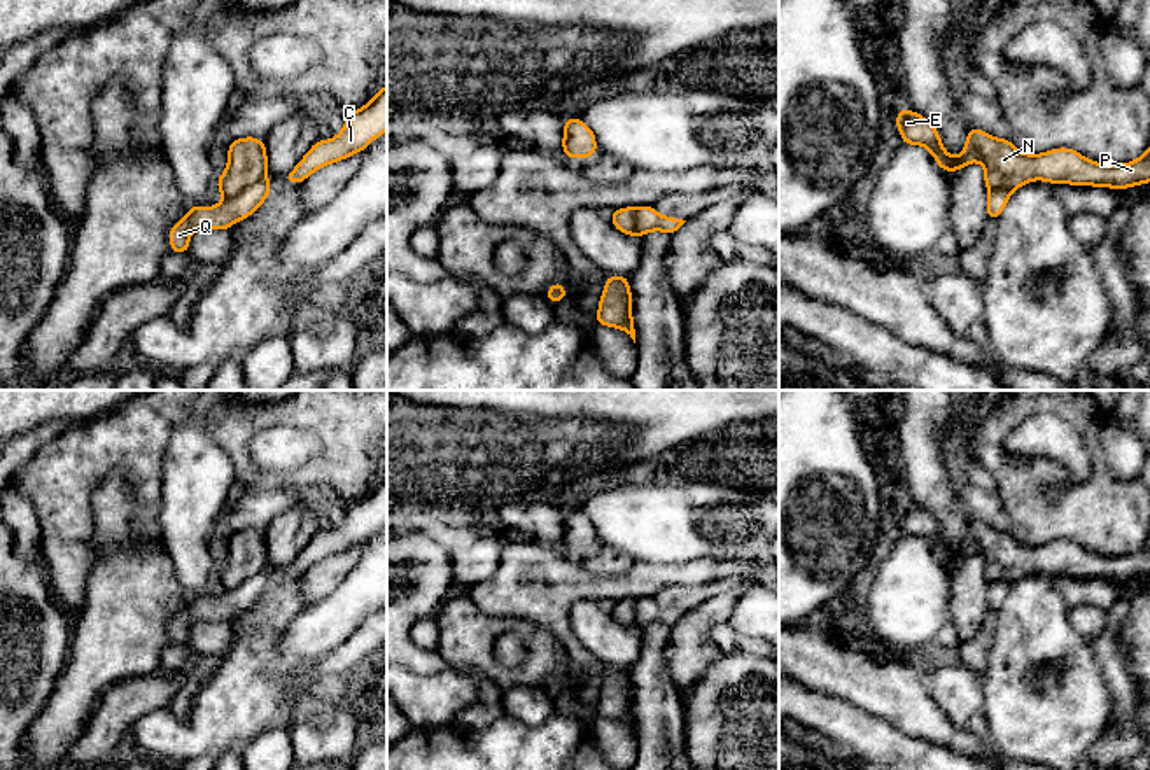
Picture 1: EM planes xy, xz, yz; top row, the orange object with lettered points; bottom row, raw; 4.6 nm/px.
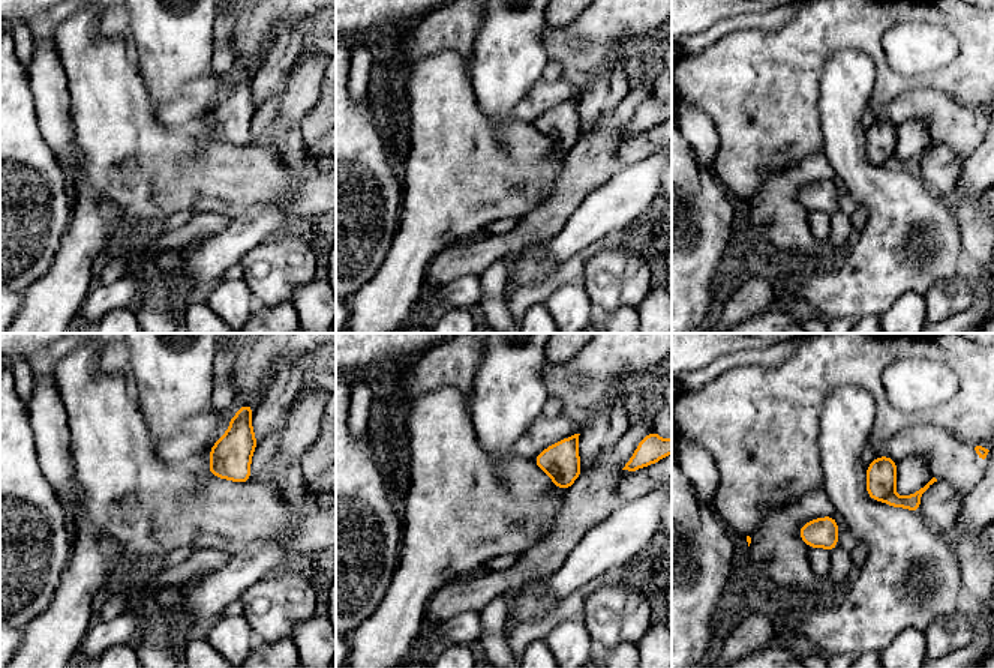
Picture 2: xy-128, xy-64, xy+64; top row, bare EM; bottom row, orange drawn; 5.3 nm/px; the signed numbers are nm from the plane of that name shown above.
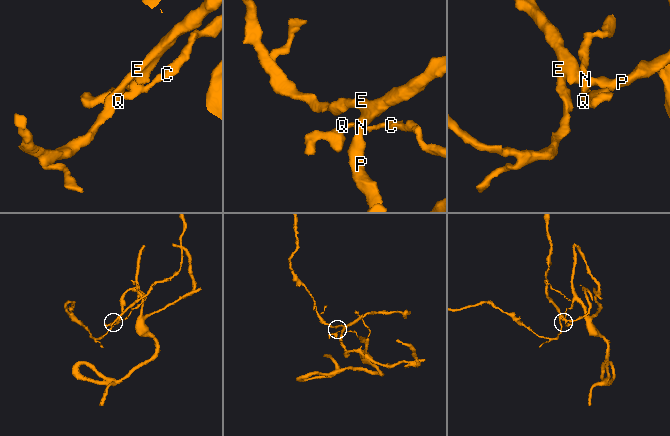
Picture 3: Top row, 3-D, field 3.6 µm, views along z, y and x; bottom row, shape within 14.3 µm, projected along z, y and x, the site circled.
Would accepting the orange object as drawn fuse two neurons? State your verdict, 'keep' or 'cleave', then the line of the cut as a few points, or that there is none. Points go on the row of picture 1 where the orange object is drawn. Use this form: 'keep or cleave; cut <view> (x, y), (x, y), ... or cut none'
cleave; cut xy (265, 177), (224, 198)

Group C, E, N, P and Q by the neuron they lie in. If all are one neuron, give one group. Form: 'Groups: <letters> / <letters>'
Groups: C Q / E N P

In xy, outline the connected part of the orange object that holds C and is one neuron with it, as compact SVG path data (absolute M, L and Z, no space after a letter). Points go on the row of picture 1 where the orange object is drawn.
M387 84L361 108L348 112L341 131L329 140L317 140L285 177L289 186L305 182L313 172L343 161L387 131Z

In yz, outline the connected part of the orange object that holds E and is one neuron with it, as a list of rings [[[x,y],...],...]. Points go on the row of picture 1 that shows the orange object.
[[[900,108],[894,124],[900,130],[901,144],[926,147],[943,172],[961,172],[970,163],[982,163],[984,184],[989,191],[1017,191],[1033,180],[1110,189],[1150,184],[1150,145],[1134,161],[1104,164],[1068,147],[1026,154],[1010,138],[996,138],[980,128],[968,128],[963,152],[952,158],[947,154],[935,124],[924,116]]]

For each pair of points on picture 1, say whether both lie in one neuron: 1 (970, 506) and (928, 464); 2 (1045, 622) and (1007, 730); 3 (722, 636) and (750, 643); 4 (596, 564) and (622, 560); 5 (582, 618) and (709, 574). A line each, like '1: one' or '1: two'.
1: two
2: one
3: one
4: one
5: two

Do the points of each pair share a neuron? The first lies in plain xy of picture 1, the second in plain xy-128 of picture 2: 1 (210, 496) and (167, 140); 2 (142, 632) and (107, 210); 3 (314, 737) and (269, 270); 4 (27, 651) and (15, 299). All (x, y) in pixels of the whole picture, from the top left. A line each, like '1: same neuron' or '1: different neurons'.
1: different neurons
2: different neurons
3: same neuron
4: different neurons

